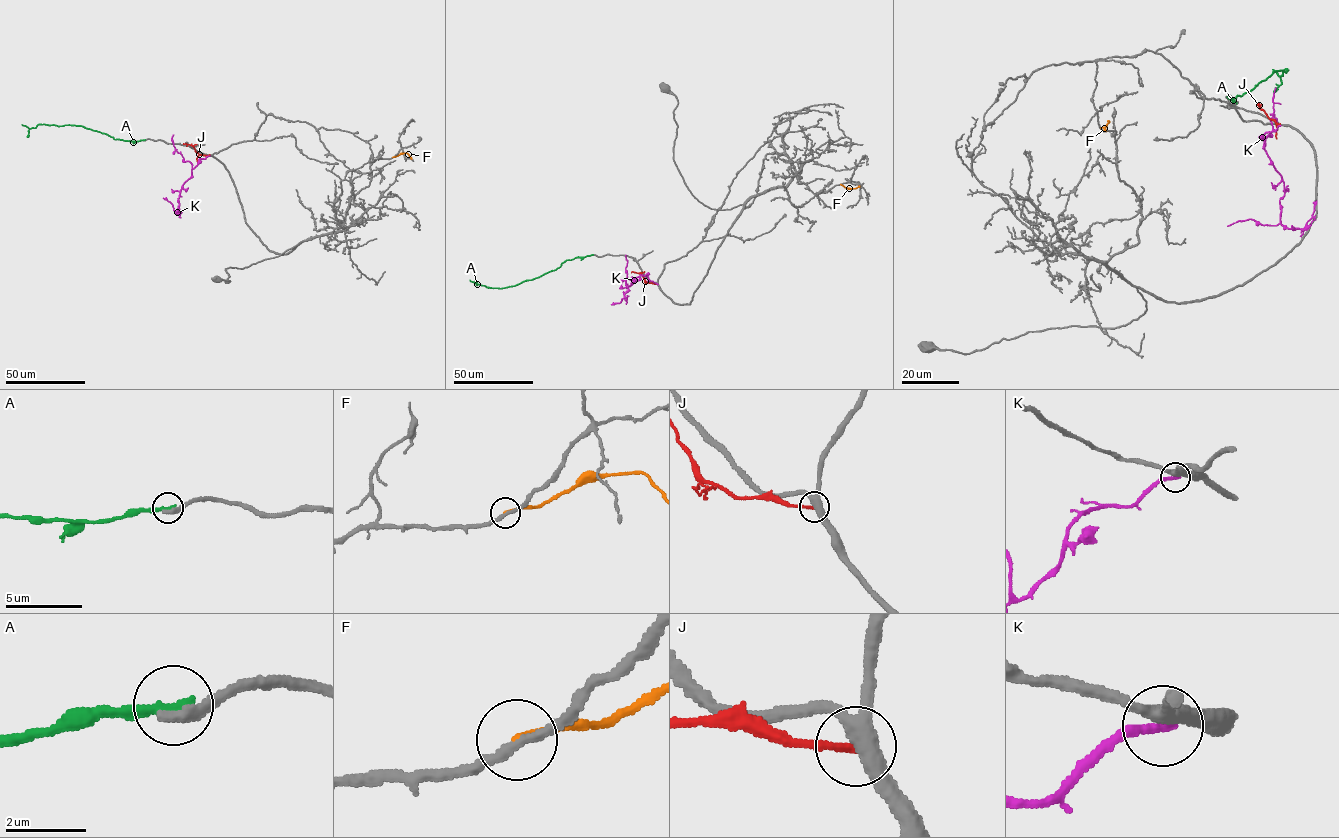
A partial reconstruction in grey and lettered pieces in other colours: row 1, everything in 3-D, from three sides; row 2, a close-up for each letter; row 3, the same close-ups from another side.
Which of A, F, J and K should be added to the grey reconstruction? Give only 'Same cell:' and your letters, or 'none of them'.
Same cell: none of them

